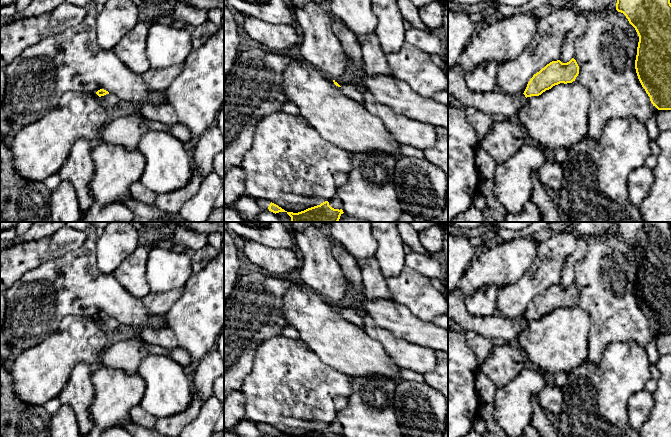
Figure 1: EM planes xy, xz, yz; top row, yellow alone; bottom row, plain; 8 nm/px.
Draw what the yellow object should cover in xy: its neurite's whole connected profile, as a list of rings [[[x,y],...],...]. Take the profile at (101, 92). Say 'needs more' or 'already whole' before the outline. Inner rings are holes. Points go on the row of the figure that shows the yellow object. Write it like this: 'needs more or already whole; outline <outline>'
needs more; outline [[[100,89],[96,92],[96,94],[100,97],[101,103],[106,107],[106,108],[112,108],[117,106],[117,104],[120,102],[120,99],[109,93],[108,91],[104,89]]]

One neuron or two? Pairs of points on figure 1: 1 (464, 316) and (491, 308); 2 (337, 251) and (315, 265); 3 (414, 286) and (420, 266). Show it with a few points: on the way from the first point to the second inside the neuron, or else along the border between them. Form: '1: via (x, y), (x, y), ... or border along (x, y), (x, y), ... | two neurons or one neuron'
1: border along (463, 298), (465, 308), (471, 314), (495, 314) | two neurons
2: border along (335, 243), (331, 254), (344, 274) | two neurons
3: border along (406, 265), (429, 278) | two neurons

